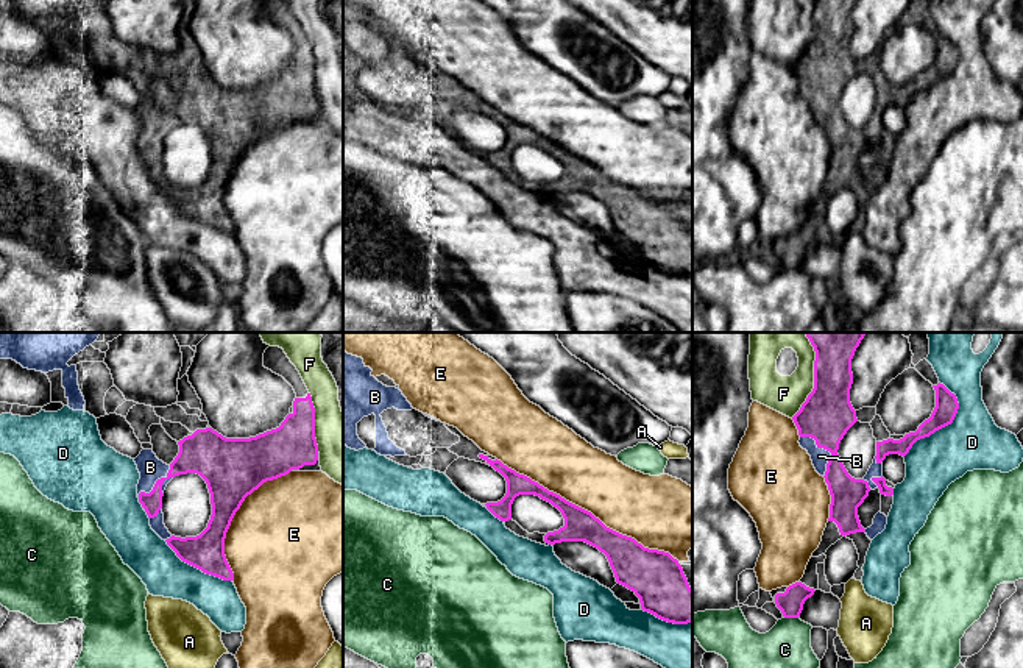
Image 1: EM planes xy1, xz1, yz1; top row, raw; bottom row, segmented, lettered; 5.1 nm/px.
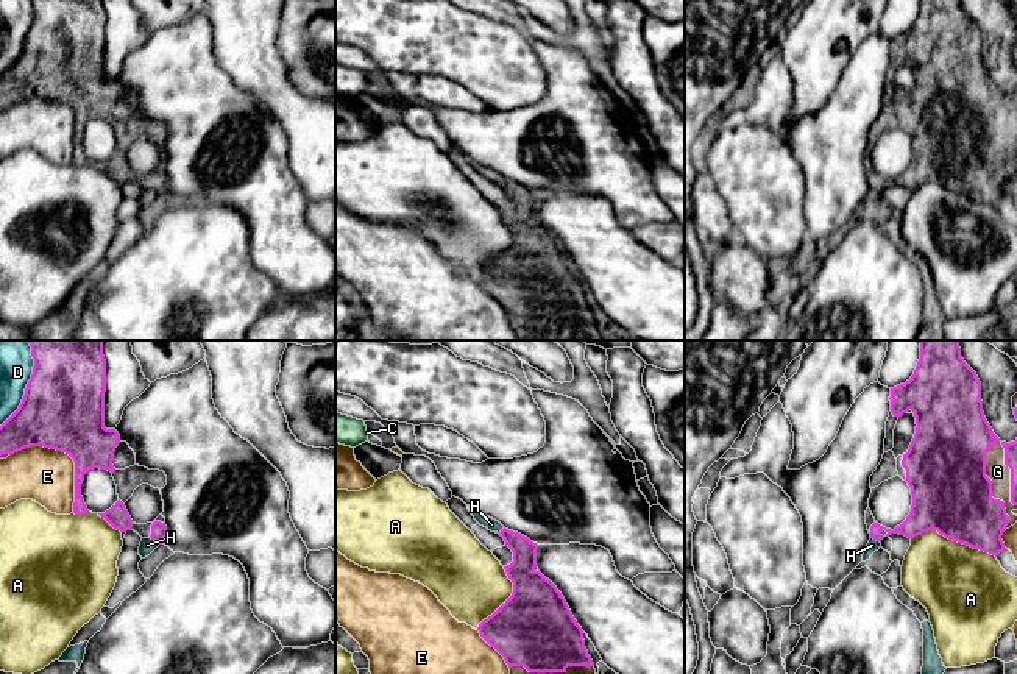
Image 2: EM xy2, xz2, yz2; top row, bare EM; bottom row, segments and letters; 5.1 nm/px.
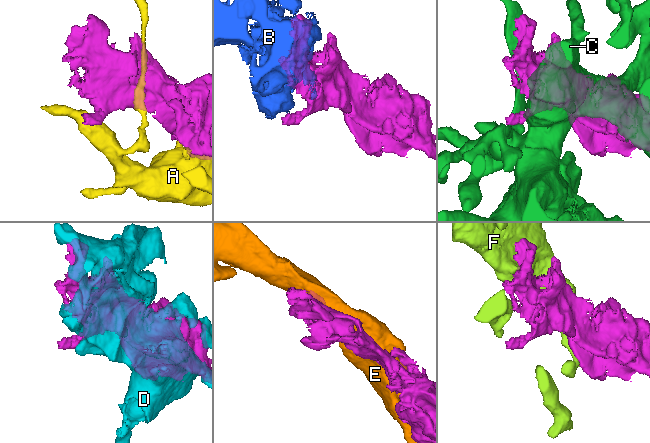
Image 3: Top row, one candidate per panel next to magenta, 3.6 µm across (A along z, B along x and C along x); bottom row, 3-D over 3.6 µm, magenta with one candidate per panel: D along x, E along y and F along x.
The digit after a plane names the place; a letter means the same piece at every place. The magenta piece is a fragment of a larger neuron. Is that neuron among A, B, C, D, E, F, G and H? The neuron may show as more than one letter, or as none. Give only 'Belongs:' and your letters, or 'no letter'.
Belongs: B, G

